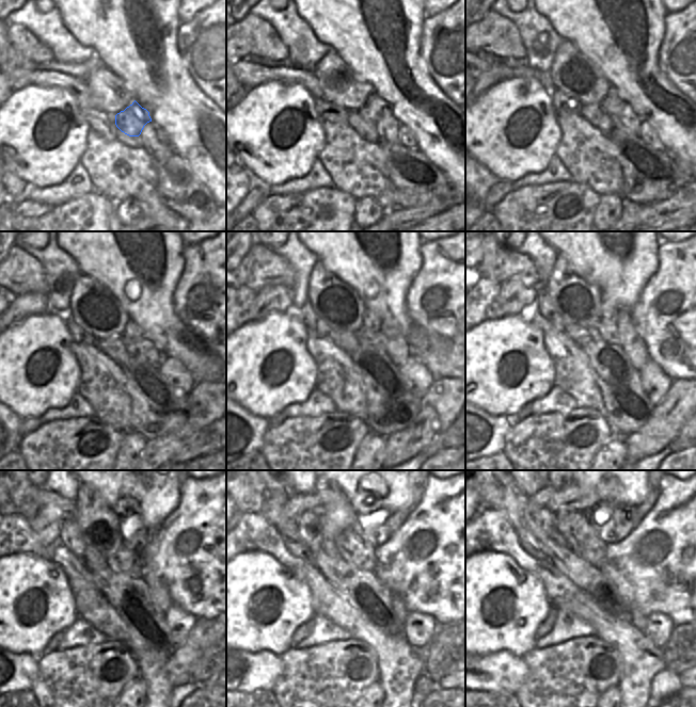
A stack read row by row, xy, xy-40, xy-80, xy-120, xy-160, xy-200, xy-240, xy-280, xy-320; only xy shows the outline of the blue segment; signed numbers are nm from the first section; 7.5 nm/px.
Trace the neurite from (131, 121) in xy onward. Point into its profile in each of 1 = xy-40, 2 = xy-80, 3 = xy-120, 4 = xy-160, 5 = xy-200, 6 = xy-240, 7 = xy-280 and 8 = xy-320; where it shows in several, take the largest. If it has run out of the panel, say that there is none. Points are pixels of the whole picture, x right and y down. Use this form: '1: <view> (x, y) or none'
1: xy-40 (372, 109)
2: xy-80 (612, 105)
3: xy-120 (133, 338)
4: xy-160 (370, 321)
5: xy-200 (608, 314)
6: xy-240 (135, 534)
7: xy-280 (375, 528)
8: xy-320 (613, 523)

